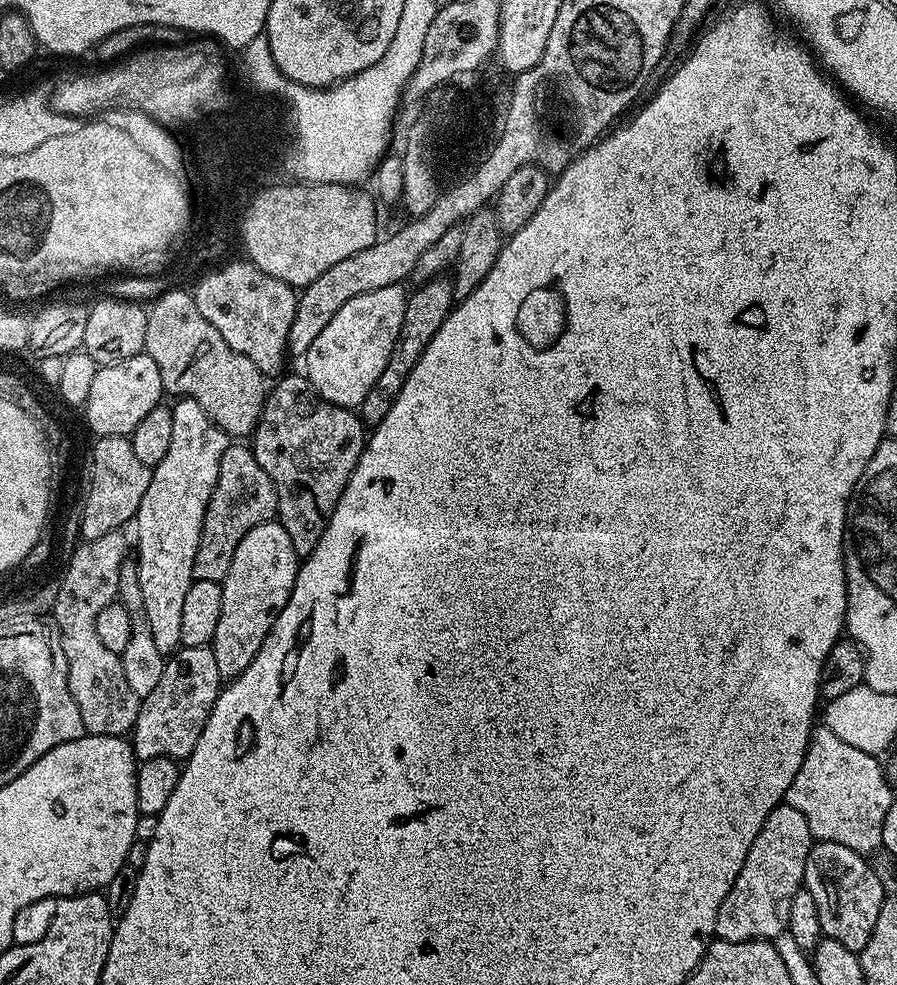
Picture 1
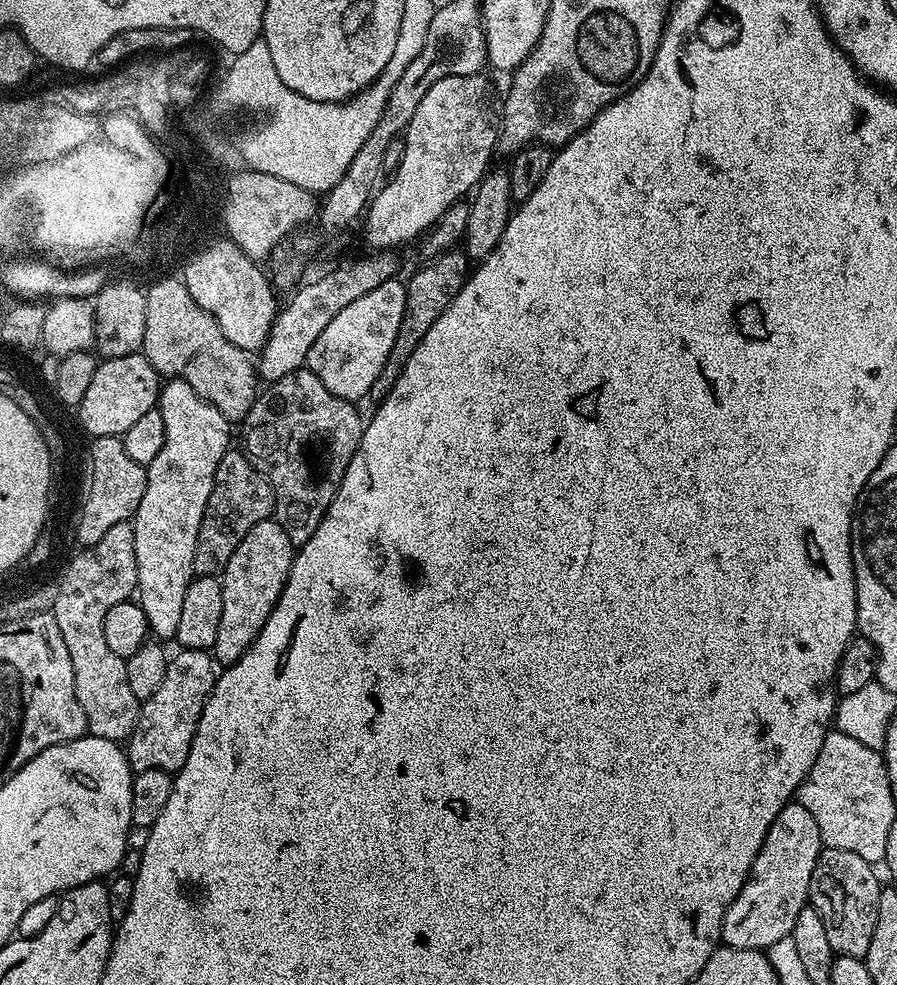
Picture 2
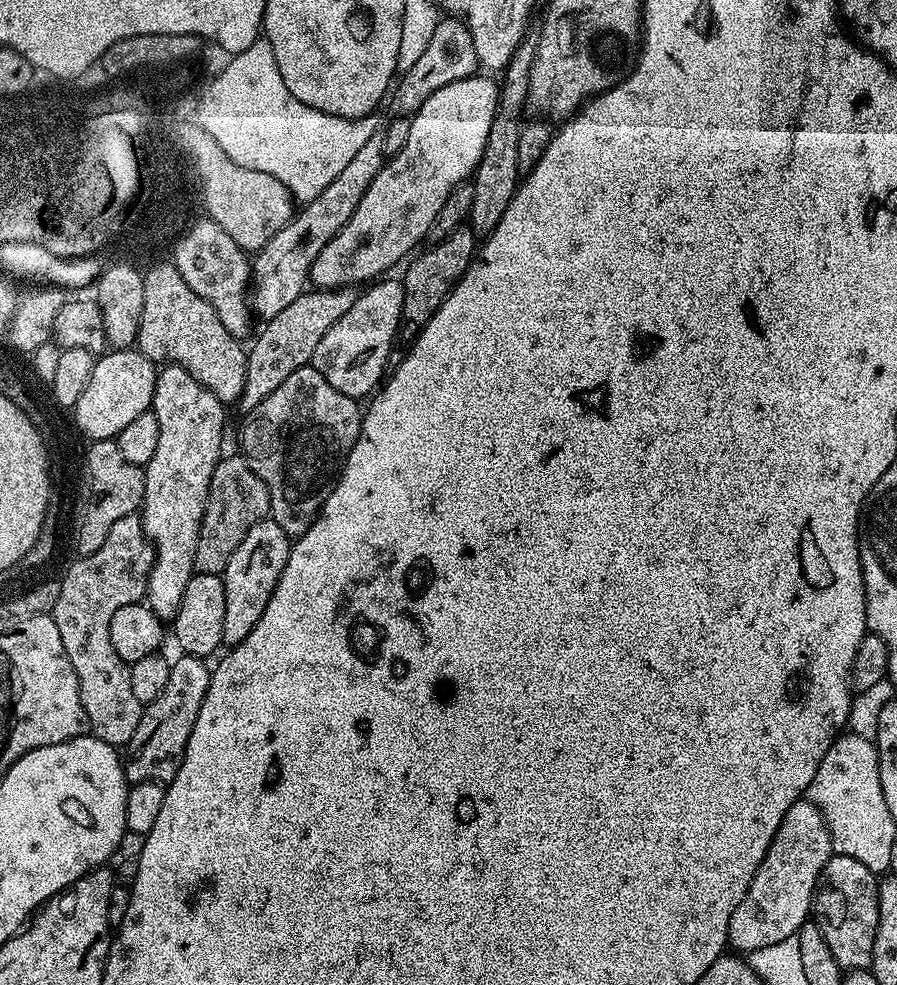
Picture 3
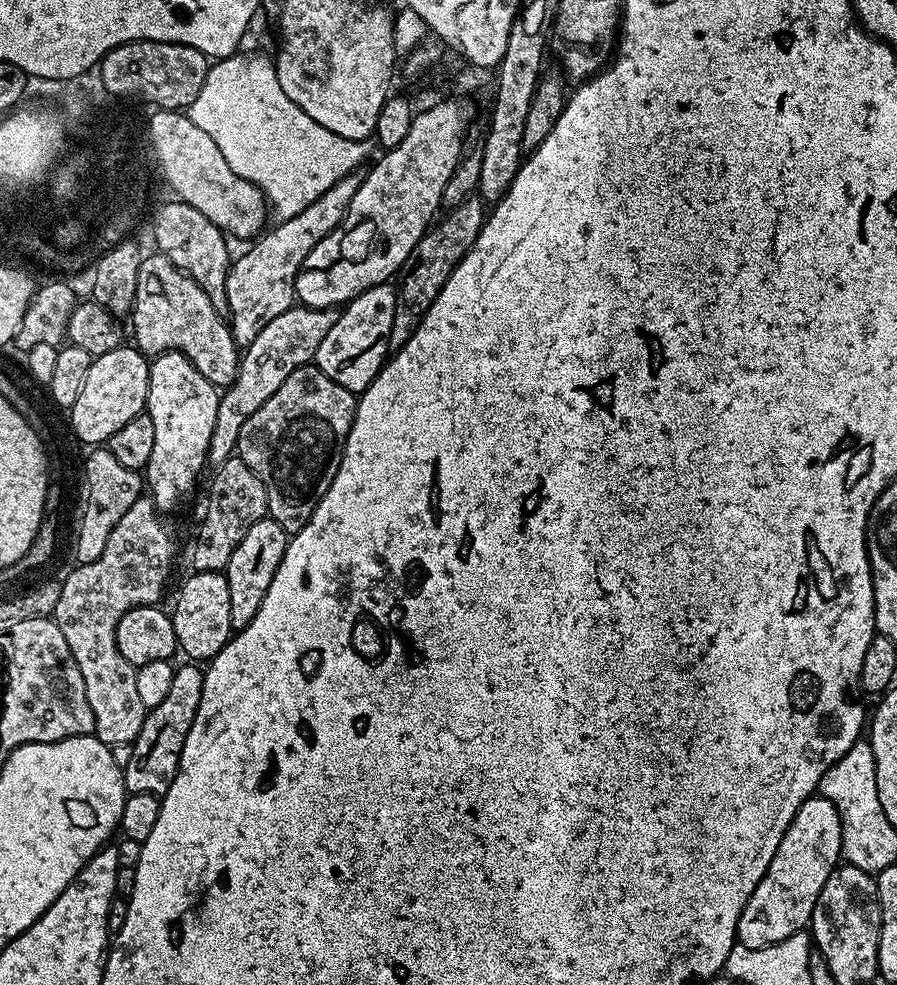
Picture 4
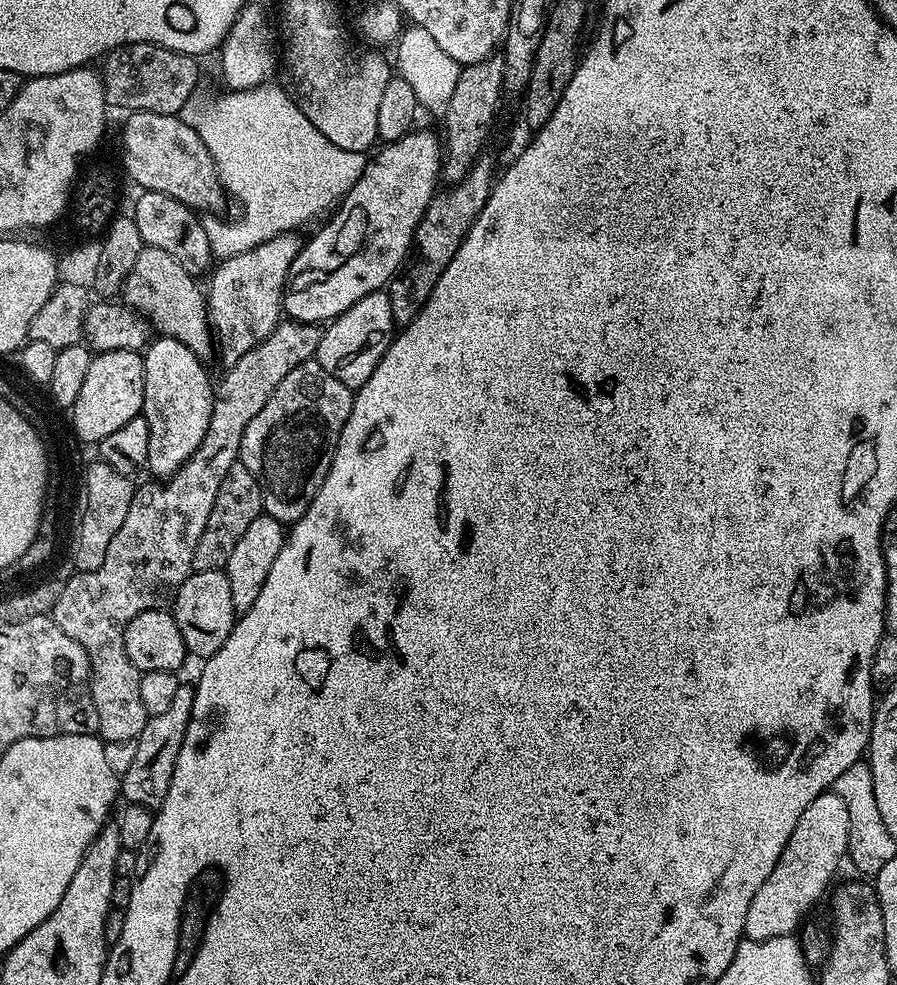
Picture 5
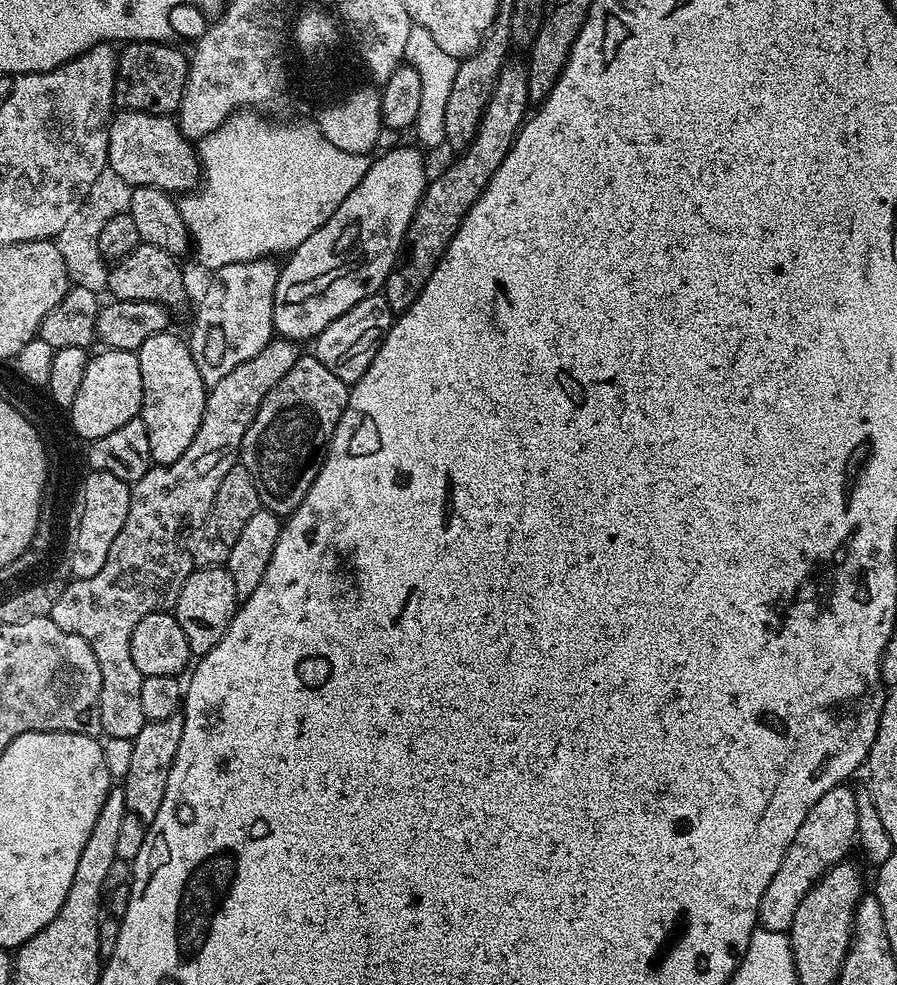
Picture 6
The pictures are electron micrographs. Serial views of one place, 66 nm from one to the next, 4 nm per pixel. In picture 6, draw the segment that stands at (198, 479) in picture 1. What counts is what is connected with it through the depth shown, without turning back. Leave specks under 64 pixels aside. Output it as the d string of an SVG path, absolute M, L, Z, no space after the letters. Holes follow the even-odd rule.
M169 330L162 334L153 334L151 338L146 338L146 342L142 342L142 346L135 351L138 358L138 370L142 370L142 390L144 391L139 419L144 421L146 434L150 434L150 454L152 455L153 465L173 464L174 462L178 462L178 458L182 458L182 454L186 454L190 442L194 442L194 434L198 434L198 426L202 426L202 414L204 413L206 398L208 397L208 388L202 382L202 374L198 374L198 366L194 366L194 354L190 354L187 339L183 335L175 336L174 332Z

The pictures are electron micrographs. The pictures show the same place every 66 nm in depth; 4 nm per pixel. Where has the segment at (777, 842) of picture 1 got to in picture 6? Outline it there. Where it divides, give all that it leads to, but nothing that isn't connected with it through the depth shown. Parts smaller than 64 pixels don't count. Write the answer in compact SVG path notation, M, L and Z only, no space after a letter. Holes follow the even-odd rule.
M847 783L834 786L834 790L826 790L818 802L806 814L806 822L794 834L794 842L790 842L790 850L786 850L786 858L782 858L782 866L778 866L778 874L774 874L770 886L766 886L766 894L760 899L758 913L759 927L775 932L787 932L794 922L794 914L798 911L798 902L806 898L806 894L835 864L841 863L851 850L852 844L858 840L858 804L857 793L848 789Z

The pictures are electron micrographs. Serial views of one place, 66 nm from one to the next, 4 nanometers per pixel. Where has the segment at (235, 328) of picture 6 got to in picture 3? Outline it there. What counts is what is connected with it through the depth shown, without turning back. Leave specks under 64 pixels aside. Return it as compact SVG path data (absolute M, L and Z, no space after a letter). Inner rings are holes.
M383 131L373 132L370 139L358 150L358 154L350 158L342 174L338 174L338 178L334 178L334 182L330 182L330 186L326 186L326 190L322 190L318 198L307 201L301 207L304 209L301 212L299 209L291 222L282 226L282 230L278 230L278 234L274 234L274 238L270 238L270 242L266 242L266 246L262 246L251 257L250 307L259 319L261 316L261 321L273 320L278 314L282 314L282 310L286 310L286 306L290 306L290 302L294 302L294 298L306 291L314 258L318 258L318 254L322 254L322 246L326 246L326 242L333 240L338 230L342 230L342 226L350 222L350 214L358 210L362 194L366 194L378 170L385 166L383 136Z

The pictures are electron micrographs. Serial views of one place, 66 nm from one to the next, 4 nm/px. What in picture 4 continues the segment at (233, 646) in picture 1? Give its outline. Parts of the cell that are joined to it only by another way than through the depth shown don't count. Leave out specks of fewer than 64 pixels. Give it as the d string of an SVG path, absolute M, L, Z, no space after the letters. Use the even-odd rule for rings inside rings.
M270 518L254 522L246 538L238 542L234 554L230 554L230 562L226 569L230 586L230 622L233 629L239 630L248 625L250 618L258 614L258 606L262 606L262 598L266 598L266 590L270 590L270 582L274 582L274 574L282 562L282 554L286 554L290 534L278 526Z

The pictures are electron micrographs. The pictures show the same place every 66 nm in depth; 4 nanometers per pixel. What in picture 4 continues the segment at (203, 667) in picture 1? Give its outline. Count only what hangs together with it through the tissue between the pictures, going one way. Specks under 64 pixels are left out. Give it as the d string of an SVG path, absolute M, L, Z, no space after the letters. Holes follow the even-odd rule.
M184 662L176 668L176 673L170 685L170 691L166 693L166 699L153 708L147 709L142 730L138 730L138 738L130 745L132 753L128 761L123 761L124 786L129 793L154 794L163 796L166 790L170 790L170 782L178 774L178 762L182 754L182 746L186 746L186 734L190 734L190 726L194 726L194 714L198 714L198 702L202 702L202 682L204 681L204 668L196 662Z

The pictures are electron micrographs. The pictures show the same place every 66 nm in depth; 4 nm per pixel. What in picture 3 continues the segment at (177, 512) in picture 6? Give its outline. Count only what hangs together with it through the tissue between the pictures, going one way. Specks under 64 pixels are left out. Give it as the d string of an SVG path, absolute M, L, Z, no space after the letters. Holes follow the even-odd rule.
M341 286L338 288L321 288L319 290L306 290L282 314L278 314L273 320L267 321L263 325L264 329L260 333L255 333L256 341L252 348L247 349L246 355L246 382L238 401L238 408L241 413L247 414L262 402L262 398L270 398L294 370L311 365L314 350L318 350L318 342L322 342L322 337L326 335L326 330L354 306L358 292L355 287ZM139 515L118 518L118 522L114 522L114 527L110 529L110 534L106 534L106 542L102 542L99 550L71 561L69 568L65 570L61 590L50 613L54 626L58 626L58 634L70 658L70 666L74 666L74 674L78 674L78 690L82 706L86 710L91 735L113 746L127 746L130 738L134 738L134 730L138 730L142 705L130 687L130 665L122 658L118 658L114 645L110 642L110 618L114 618L114 610L118 610L118 606L138 604L145 599L155 557L156 552L146 538Z

